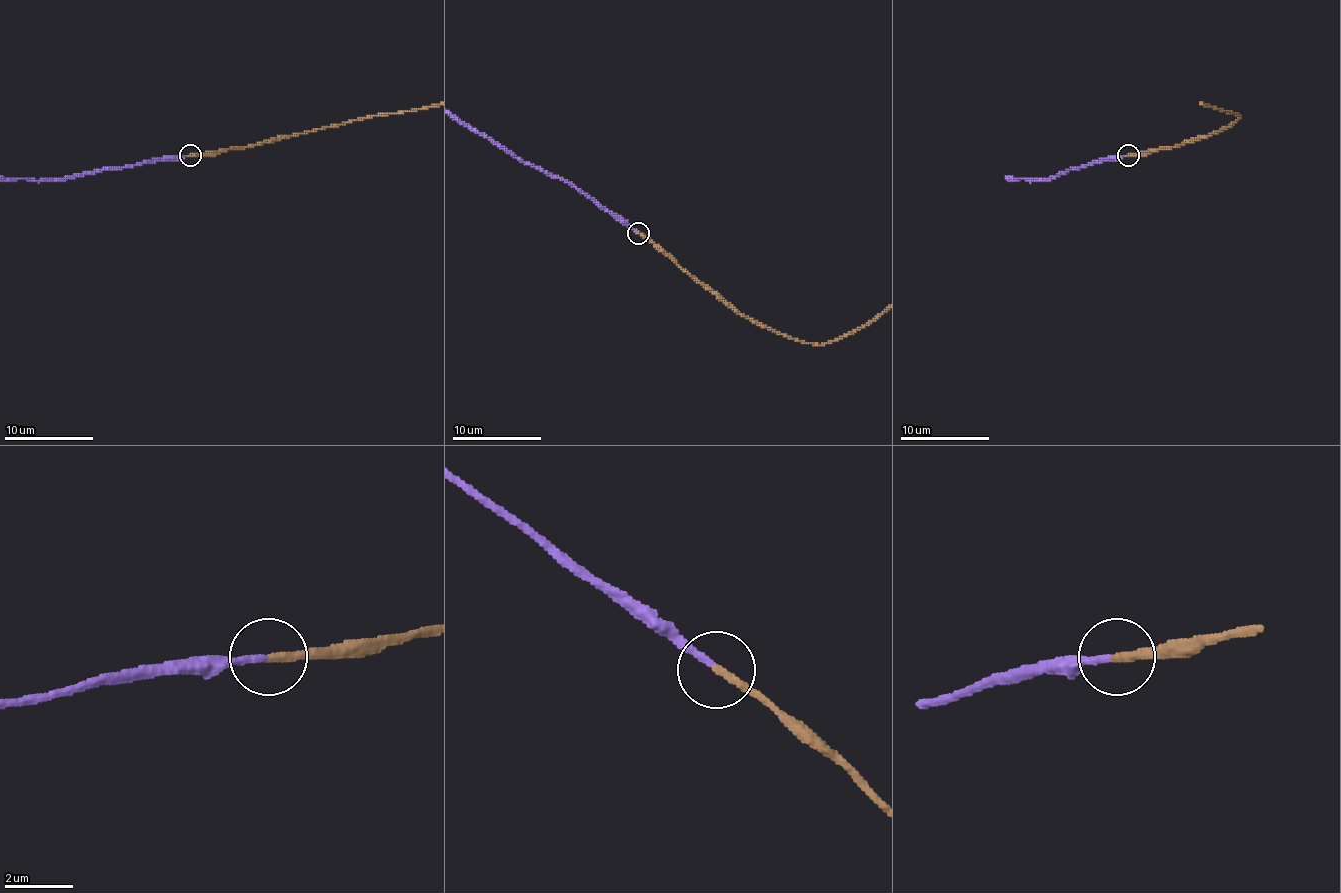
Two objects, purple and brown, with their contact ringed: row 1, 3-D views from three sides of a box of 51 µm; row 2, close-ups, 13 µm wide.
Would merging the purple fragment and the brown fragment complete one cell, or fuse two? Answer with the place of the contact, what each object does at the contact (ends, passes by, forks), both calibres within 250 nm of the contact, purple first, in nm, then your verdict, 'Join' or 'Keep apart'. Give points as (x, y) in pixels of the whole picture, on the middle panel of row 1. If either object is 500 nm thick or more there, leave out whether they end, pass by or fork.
Place: (638, 233). At the ring purple ends. At the ring brown ends. Thickness 200 nm (purple) against 240 nm. Join

